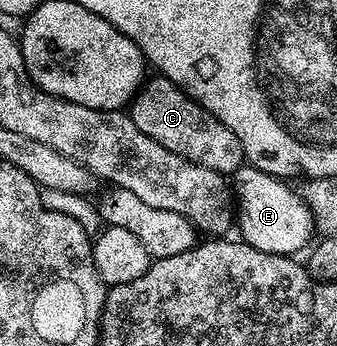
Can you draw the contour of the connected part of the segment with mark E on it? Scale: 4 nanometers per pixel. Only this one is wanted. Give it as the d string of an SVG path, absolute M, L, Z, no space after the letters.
M245 163L231 177L231 189L235 194L235 225L241 233L240 240L264 253L297 255L297 252L314 240L315 222L307 203L288 180L272 177Z

